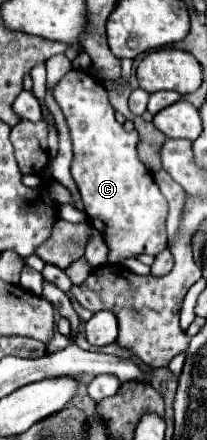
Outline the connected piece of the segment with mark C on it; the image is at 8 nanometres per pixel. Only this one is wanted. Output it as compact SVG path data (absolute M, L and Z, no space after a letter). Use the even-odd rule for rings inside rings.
M70 70L52 88L52 96L66 118L72 138L72 178L78 184L92 226L102 232L110 250L108 262L120 264L126 258L140 254L156 256L162 252L168 246L168 202L138 158L138 132L126 132L124 126L116 122L104 84L90 72Z

